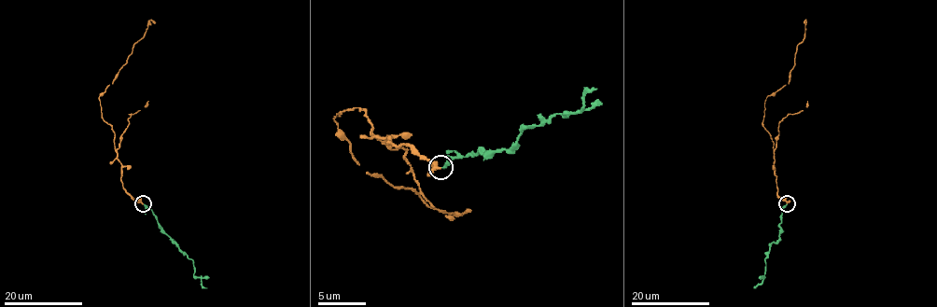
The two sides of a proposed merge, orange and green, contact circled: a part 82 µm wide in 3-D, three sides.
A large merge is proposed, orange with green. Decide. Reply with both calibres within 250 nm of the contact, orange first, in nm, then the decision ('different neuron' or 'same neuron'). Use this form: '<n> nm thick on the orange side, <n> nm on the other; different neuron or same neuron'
180 nm thick on the orange side, 240 nm on the other; same neuron

